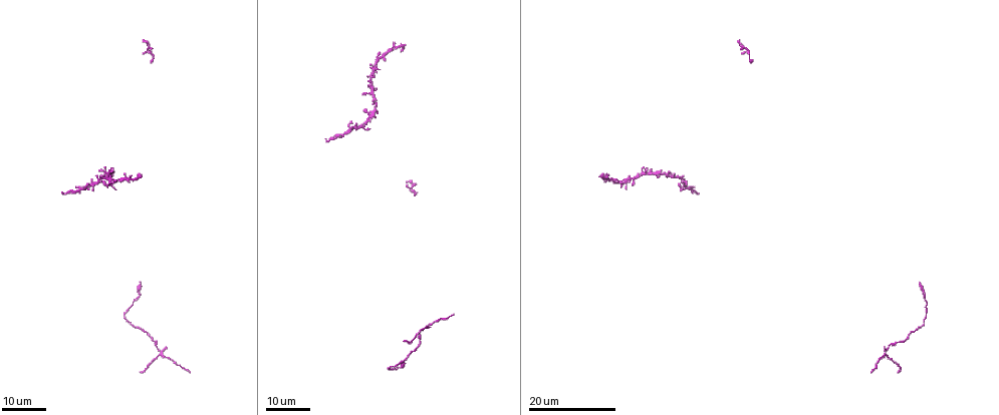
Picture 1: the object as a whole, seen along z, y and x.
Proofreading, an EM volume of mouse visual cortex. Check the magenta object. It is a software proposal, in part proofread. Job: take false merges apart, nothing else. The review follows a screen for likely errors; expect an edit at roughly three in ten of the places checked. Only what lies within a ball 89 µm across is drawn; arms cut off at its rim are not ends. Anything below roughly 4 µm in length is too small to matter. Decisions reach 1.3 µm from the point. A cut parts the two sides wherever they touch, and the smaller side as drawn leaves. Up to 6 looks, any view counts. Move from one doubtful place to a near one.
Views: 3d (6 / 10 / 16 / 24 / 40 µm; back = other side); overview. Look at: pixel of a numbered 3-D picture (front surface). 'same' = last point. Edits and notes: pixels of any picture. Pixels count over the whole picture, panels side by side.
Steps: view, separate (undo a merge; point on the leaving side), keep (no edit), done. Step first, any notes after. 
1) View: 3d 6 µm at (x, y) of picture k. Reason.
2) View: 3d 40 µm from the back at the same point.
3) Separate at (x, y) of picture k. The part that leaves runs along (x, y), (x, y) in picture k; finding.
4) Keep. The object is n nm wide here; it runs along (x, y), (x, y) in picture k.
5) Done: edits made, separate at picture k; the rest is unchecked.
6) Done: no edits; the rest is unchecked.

View: 3d 16 µm at (423, 327) of picture 1.

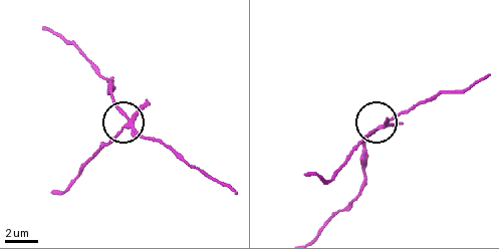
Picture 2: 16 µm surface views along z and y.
View: 3d 10 µm at (127, 126) of picture 2.

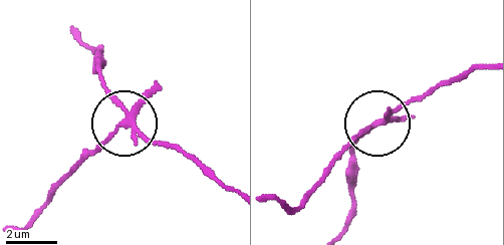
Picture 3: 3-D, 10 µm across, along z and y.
Separate at (99, 142) of picture 3. The object is 200 nm wide here; a second neuron is stuck on.

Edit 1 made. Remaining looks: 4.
View: overview.

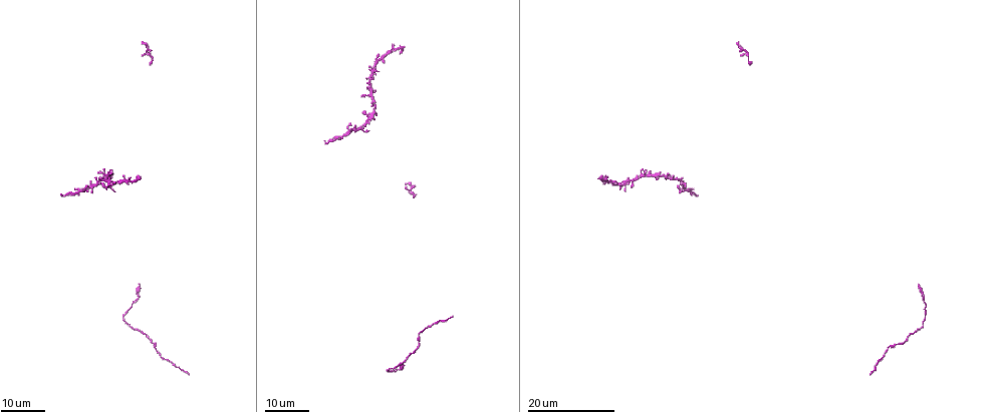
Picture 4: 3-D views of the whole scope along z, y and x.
View: 3d 24 µm at (922, 296) of picture 4. Thick turns thin.

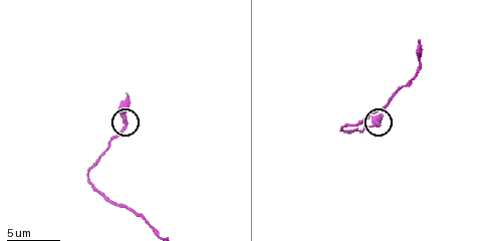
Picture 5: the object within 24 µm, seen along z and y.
View: 3d 10 µm at (378, 124) of picture 5. Closer look.

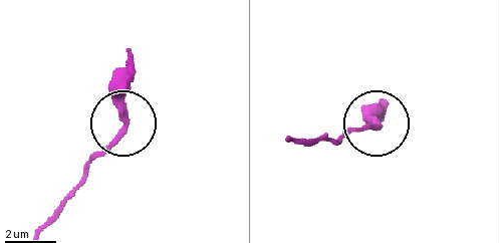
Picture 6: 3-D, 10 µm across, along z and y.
Keep. All the same neuron.

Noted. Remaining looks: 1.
Done: edits made, separate at picture 3; the rest is unchecked.

